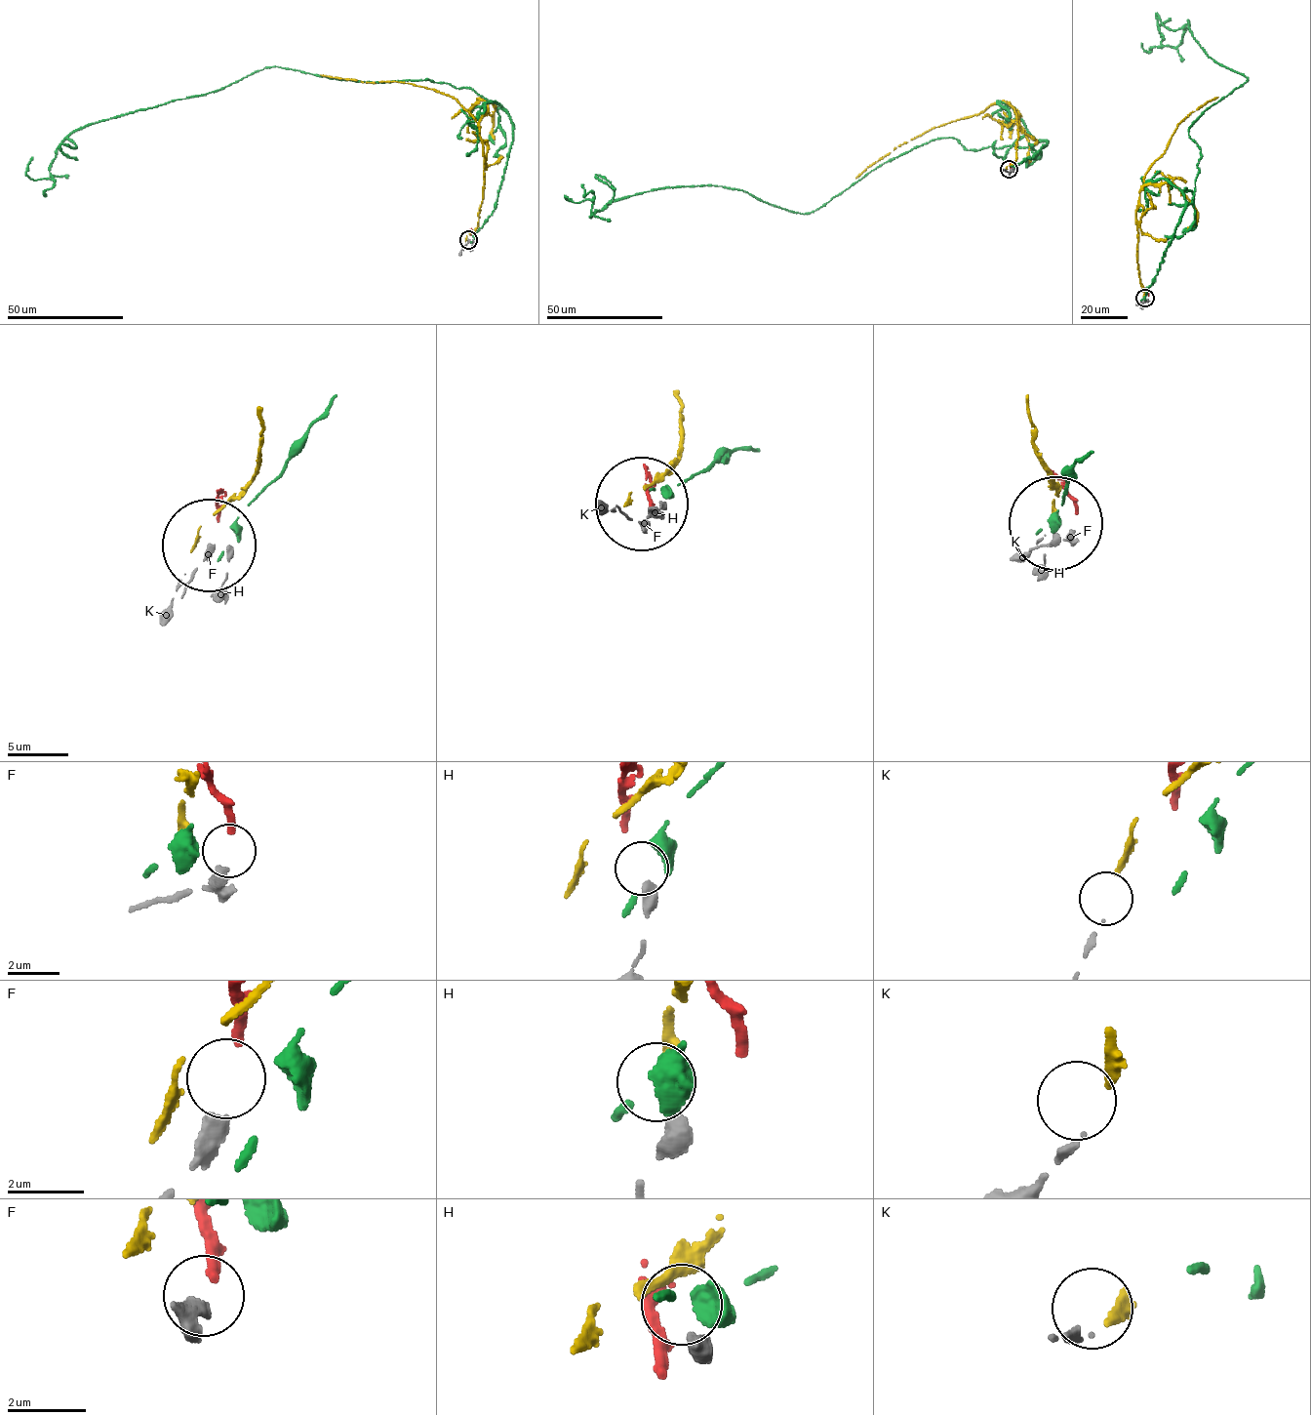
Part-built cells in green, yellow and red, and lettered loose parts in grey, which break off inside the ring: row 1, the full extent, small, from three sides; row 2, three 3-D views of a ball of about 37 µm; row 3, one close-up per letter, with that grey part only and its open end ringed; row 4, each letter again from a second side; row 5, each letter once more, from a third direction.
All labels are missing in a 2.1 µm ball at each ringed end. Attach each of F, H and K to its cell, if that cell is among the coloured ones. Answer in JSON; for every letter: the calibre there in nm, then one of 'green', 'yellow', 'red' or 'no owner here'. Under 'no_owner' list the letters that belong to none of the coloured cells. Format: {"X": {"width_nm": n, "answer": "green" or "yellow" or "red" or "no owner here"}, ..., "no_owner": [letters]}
{"F": {"width_nm": 440, "answer": "red"}, "H": {"width_nm": 500, "answer": "no owner here"}, "K": {"width_nm": 120, "answer": "yellow"}, "no_owner": ["H"]}

